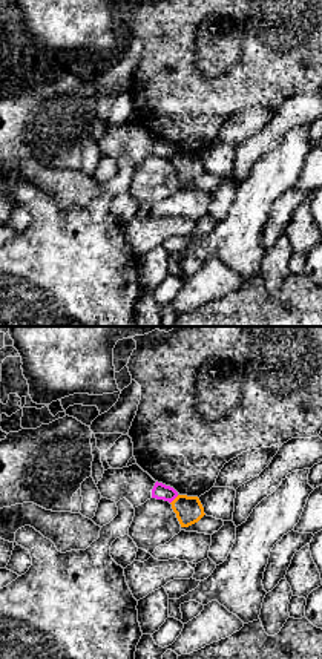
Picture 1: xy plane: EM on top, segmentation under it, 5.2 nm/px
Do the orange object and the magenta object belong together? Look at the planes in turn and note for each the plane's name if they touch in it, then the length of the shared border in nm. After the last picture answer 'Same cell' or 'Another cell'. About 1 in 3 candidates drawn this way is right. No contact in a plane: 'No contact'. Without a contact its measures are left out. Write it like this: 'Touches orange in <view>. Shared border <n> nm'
Touches orange in xy. Shared border 60 nm

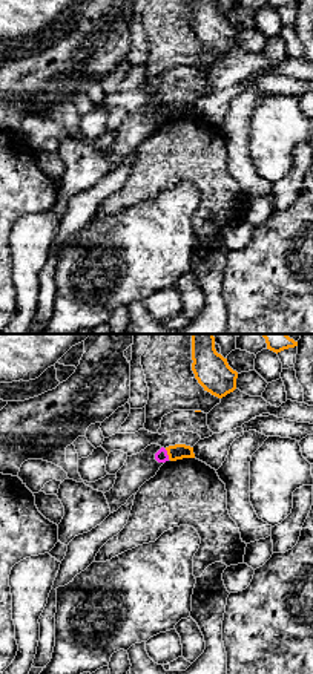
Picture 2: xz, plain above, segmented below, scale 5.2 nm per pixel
Touches orange in xz. Shared border 60 nm

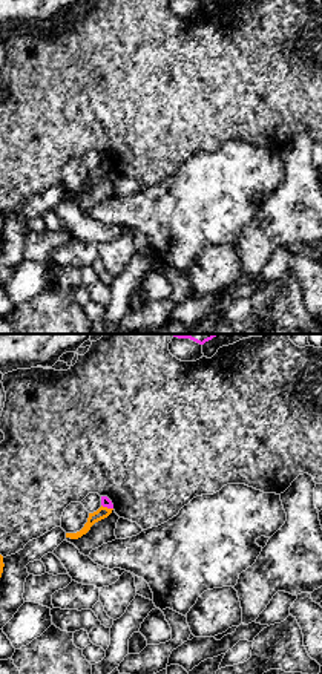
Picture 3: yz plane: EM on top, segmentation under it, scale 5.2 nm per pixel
Touches orange in yz. Shared border 70 nm

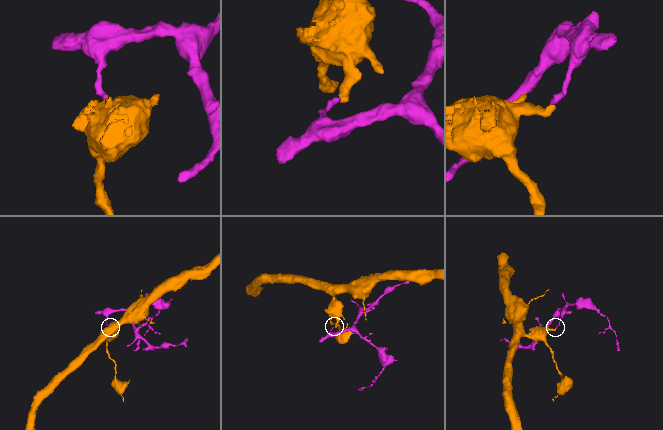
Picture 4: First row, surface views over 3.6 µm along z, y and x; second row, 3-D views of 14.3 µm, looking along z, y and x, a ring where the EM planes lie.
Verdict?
Another cell

